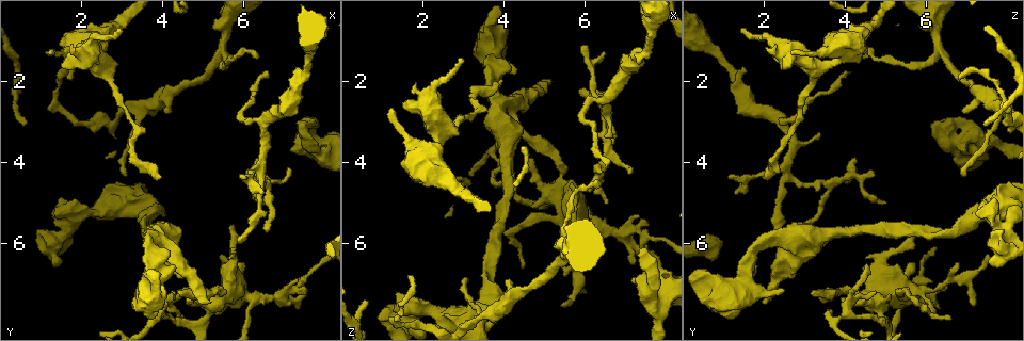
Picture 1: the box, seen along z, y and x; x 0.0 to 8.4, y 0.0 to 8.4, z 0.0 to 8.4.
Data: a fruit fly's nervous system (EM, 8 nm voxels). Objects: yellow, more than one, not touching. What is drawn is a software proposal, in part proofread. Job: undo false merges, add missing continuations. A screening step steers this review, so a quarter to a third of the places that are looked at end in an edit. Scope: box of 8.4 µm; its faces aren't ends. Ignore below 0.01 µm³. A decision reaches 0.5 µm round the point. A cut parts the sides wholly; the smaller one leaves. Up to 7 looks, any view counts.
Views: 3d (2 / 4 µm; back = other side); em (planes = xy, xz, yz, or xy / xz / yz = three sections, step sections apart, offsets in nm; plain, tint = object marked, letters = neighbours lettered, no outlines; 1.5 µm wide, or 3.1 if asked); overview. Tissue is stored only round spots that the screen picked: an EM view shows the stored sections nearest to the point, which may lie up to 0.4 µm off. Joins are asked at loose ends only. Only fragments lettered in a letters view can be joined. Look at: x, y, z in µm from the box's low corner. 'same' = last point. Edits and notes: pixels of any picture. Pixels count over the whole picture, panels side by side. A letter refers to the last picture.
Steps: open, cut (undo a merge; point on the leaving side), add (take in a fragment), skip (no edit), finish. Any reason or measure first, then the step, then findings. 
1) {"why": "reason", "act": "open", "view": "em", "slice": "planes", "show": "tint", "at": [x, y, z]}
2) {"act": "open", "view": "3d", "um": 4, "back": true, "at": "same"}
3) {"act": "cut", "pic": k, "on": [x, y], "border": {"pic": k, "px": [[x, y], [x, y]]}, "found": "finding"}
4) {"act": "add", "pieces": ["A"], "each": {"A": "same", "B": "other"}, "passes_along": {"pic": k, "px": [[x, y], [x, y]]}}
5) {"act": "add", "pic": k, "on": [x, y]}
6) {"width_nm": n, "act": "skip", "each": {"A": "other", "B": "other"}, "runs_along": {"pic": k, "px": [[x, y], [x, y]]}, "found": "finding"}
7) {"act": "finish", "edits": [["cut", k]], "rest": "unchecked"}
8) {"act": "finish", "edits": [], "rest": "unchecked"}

{"why": "an open end", "act": "open", "view": "3d", "um": 2, "at": [5.10, 7.50, 1.95]}

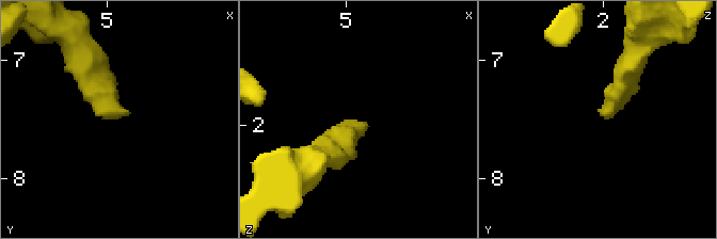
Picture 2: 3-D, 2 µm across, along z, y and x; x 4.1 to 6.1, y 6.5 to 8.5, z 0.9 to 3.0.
{"why": "now the EM", "act": "open", "view": "em", "slice": "planes", "show": "plain", "at": [5.14, 7.46, 1.98]}

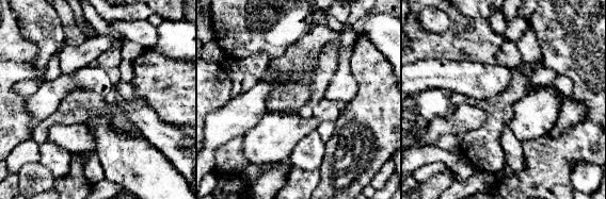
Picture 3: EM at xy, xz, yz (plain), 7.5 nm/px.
{"why": "what lies round it", "act": "open", "view": "em", "slice": "planes", "show": "letters", "at": "same"}

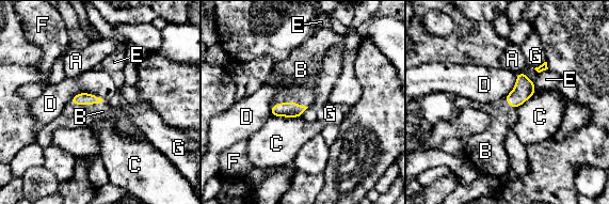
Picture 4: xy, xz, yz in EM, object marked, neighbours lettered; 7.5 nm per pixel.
{"act": "add", "pieces": ["B"], "each": {"A": "other", "B": "same", "C": "other", "D": "other", "E": "other", "F": "other", "G": "other"}, "passes_along": {"pic": 4, "px": [[284, 109], [290, 103], [300, 72]]}, "found": "the neuron continues"}

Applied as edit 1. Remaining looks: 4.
{"why": "calibre changes", "act": "open", "view": "3d", "um": 4, "at": [7.55, 1.80, 1.15]}

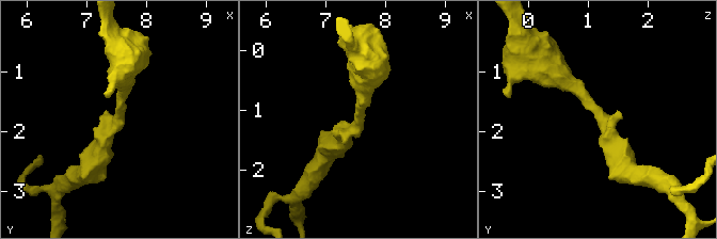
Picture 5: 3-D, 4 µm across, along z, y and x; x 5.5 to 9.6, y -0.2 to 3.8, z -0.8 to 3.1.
{"arm_widths_nm": [300, 340], "why": "shape alone is not enough", "act": "open", "view": "em", "slice": "planes", "show": "letters", "at": [7.60, 1.80, 1.25]}

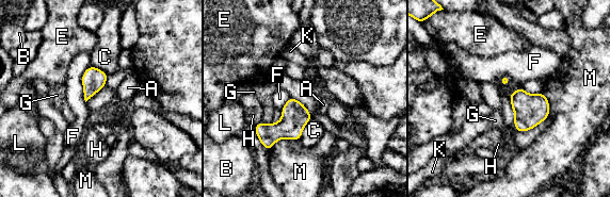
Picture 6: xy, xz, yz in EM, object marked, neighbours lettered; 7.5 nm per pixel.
{"longest_contact_nm": ["F", 320], "act": "skip", "each": {"A": "other", "B": "other", "C": "other", "E": "other", "F": "other", "G": "other", "H": "other", "K": "other", "L": "other", "M": "other"}, "border": {"pic": 6, "px": [[311, 117], [303, 128], [299, 140]]}, "found": "one neuron here"}

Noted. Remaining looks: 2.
{"why": "an open end", "act": "open", "view": "3d", "um": 4, "at": [0.60, 3.05, 7.45]}

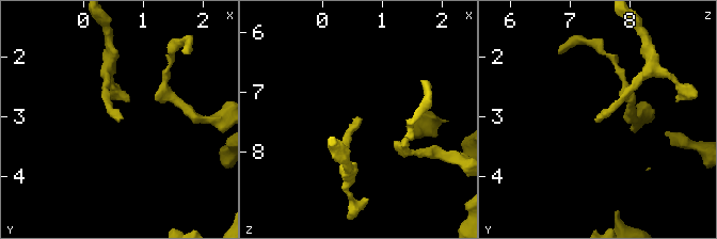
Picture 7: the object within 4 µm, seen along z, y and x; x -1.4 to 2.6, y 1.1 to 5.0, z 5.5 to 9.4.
{"why": "shape alone is not enough", "act": "open", "view": "em", "slice": "planes", "show": "letters", "at": [0.65, 3.05, 7.40]}

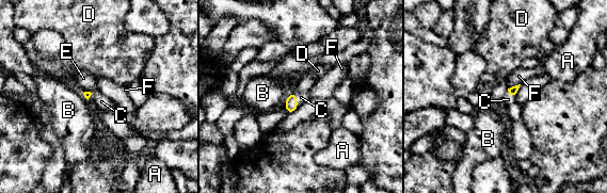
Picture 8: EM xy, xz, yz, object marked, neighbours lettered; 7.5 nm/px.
{"act": "add", "pieces": ["C"], "each": {"A": "other", "B": "other", "C": "same", "D": "other", "E": "other", "F": "other"}, "passes_along": {"pic": 8, "px": [[291, 106], [296, 99], [301, 97]]}, "found": "it goes on there"}

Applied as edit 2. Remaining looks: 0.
{"act": "finish", "edits": [["add", 4], ["add", 8]], "rest": "unchecked"}

